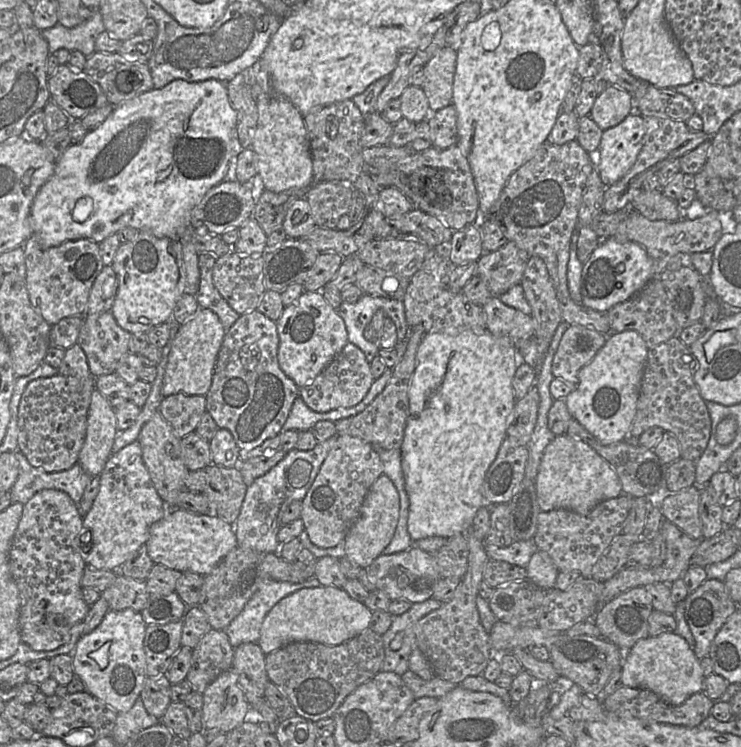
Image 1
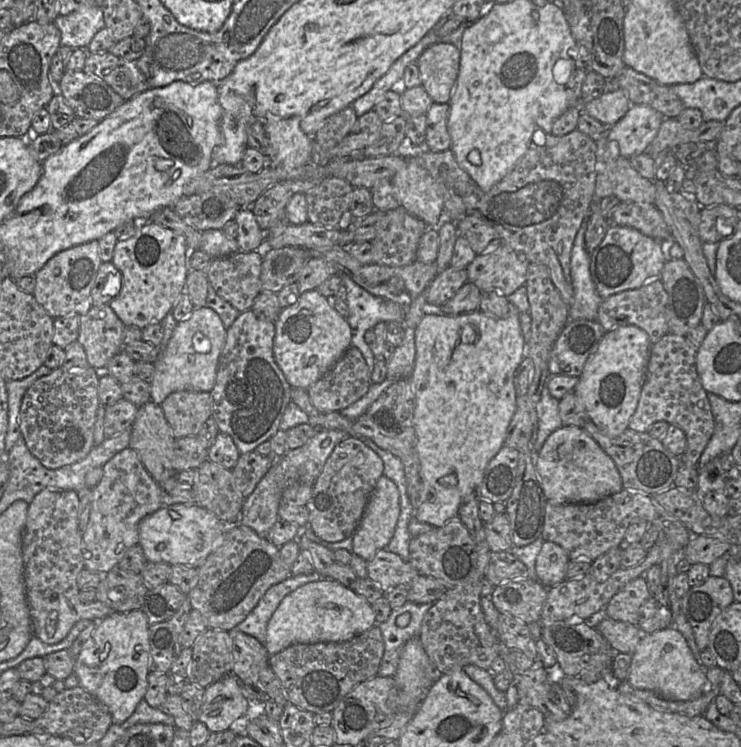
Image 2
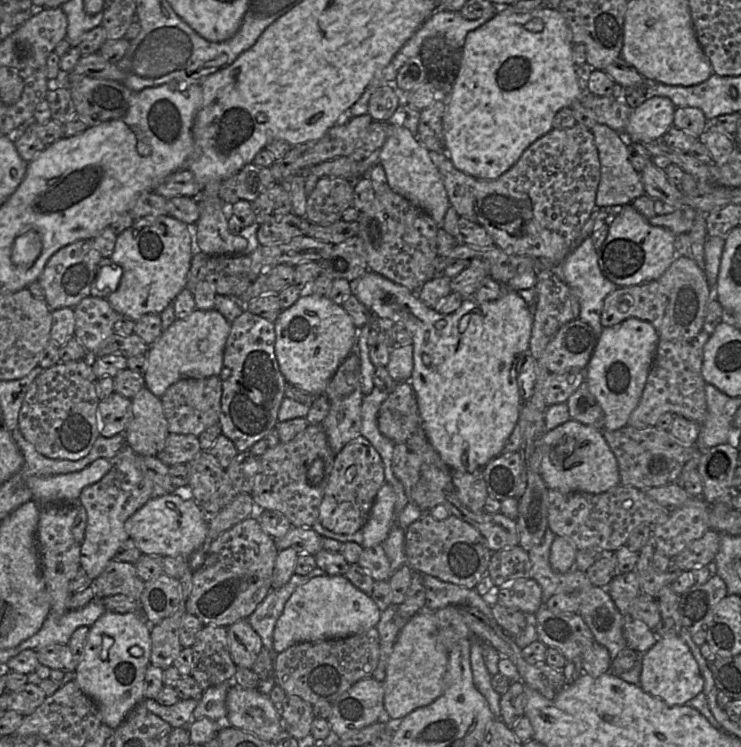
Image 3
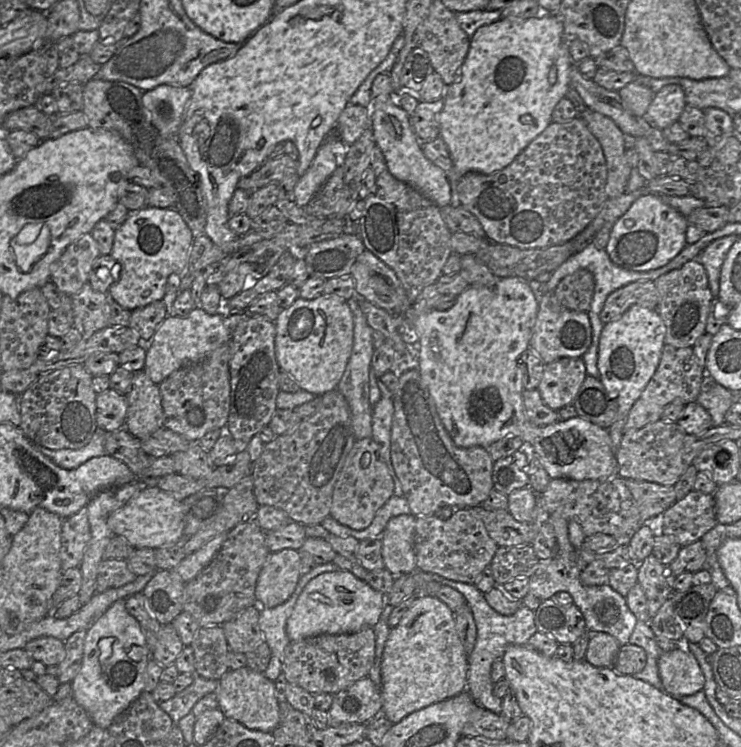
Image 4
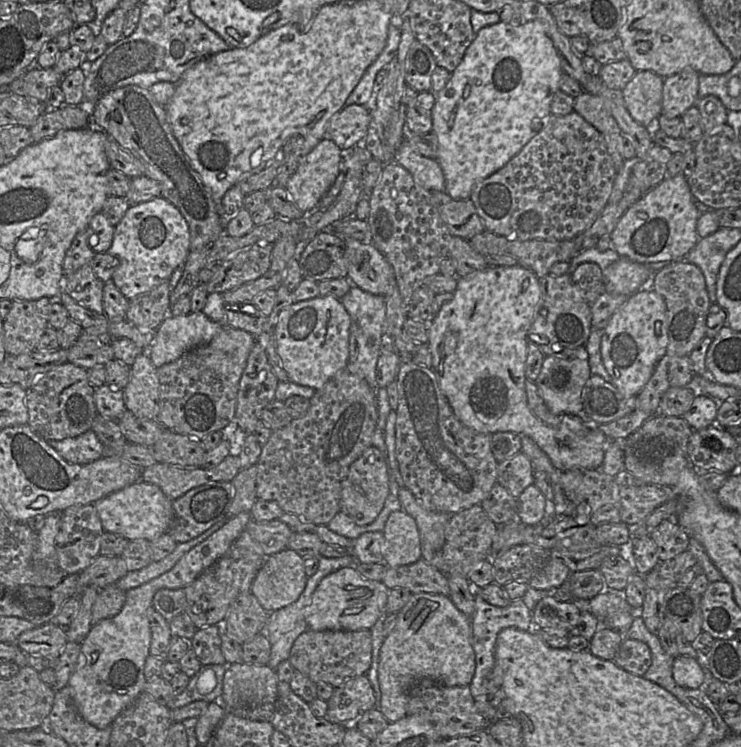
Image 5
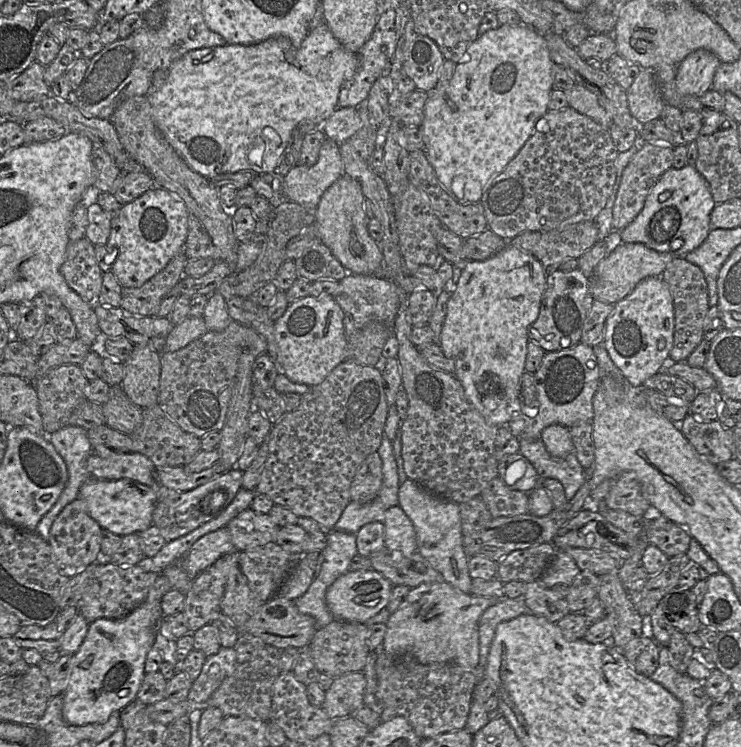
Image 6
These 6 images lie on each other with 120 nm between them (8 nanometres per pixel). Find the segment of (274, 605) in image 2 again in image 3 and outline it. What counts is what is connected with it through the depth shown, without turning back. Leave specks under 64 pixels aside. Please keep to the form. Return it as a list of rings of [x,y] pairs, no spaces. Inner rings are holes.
[[[316,567],[307,575],[293,574],[290,580],[281,588],[272,589],[256,610],[249,616],[248,621],[255,632],[261,637],[262,644],[272,656],[273,663],[276,653],[273,649],[273,632],[277,620],[283,613],[288,599],[294,591],[310,579],[327,575],[324,570]]]

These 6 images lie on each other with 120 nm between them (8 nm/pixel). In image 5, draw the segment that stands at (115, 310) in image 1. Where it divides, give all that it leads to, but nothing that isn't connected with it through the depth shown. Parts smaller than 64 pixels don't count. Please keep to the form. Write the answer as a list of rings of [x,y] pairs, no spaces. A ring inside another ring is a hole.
[[[159,196],[150,201],[130,205],[120,222],[114,226],[113,241],[106,252],[119,259],[112,279],[119,291],[131,300],[168,281],[173,271],[184,265],[189,249],[190,230],[187,221],[172,203]]]

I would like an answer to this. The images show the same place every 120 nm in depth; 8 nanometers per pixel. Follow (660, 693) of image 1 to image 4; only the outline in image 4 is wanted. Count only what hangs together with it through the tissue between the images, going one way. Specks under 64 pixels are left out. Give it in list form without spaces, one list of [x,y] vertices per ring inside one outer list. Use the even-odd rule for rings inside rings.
[[[684,647],[662,653],[658,670],[665,692],[672,697],[689,696],[703,690],[704,675],[695,657]]]

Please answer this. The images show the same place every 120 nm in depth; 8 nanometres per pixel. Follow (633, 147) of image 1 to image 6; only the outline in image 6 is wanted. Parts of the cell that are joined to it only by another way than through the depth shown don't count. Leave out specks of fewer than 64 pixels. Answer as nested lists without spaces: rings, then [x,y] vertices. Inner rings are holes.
[[[708,50],[692,52],[677,66],[677,91],[682,95],[702,96],[711,88],[720,63],[719,58]]]

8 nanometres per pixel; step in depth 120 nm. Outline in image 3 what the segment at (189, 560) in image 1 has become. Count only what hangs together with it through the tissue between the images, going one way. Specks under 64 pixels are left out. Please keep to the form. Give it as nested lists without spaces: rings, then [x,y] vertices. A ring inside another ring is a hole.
[[[176,488],[174,493],[152,497],[125,522],[125,530],[142,554],[160,556],[190,556],[207,542],[208,516],[187,494],[187,489]]]

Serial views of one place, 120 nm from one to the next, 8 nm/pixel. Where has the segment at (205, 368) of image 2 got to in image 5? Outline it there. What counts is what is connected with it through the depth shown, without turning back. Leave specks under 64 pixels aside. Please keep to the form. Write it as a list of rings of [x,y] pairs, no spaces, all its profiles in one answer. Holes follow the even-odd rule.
[[[203,311],[188,315],[167,315],[155,331],[148,355],[158,369],[173,362],[187,351],[209,343],[220,331],[222,322],[208,318]]]

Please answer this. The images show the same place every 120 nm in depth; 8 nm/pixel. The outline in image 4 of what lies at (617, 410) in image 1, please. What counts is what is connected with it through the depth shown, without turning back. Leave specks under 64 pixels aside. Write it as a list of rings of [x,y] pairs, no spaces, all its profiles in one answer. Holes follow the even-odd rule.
[[[632,305],[620,317],[604,325],[600,335],[597,367],[599,380],[616,399],[618,411],[615,422],[607,428],[611,448],[615,452],[621,442],[628,413],[640,397],[647,383],[655,373],[665,345],[665,325],[657,310]]]

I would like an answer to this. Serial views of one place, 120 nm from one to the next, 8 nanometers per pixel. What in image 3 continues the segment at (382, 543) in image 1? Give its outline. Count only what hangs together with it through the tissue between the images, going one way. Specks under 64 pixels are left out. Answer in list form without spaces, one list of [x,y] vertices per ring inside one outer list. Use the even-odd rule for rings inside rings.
[[[385,482],[379,489],[367,522],[362,528],[363,542],[361,546],[363,549],[372,548],[386,540],[394,526],[395,502],[394,489],[391,484]]]

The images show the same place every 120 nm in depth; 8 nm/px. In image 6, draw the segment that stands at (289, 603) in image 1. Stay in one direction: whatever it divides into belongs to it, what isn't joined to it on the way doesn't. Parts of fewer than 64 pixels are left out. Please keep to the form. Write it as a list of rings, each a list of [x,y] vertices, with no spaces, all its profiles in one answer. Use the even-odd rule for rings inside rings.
[[[374,569],[348,570],[326,592],[326,605],[334,619],[365,623],[386,607],[393,585]]]

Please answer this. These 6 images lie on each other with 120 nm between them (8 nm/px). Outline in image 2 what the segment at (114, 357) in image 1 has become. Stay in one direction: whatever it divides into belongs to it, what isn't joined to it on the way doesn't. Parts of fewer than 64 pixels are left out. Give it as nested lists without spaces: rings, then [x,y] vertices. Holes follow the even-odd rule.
[[[109,304],[92,305],[86,314],[80,315],[77,341],[86,352],[89,366],[98,371],[105,371],[110,359],[122,351],[124,326]]]

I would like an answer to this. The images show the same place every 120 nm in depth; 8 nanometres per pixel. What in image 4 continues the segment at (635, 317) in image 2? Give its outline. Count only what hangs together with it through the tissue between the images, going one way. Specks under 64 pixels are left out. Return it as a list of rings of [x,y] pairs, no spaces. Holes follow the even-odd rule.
[[[637,281],[618,288],[608,295],[600,312],[603,324],[620,317],[632,305],[657,310],[658,291],[654,281]]]

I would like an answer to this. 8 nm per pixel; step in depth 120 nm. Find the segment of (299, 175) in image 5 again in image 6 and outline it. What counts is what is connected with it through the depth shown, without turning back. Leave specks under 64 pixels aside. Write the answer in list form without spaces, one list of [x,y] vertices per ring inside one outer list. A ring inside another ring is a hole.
[[[326,139],[319,150],[317,162],[312,166],[296,165],[284,176],[286,195],[290,201],[303,207],[316,208],[323,193],[343,174],[343,161],[340,154],[340,144]]]

